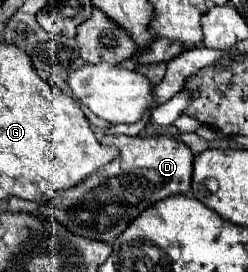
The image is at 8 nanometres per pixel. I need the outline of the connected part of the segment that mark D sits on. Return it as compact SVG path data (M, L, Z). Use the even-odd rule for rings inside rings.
M105 134L99 142L107 146L117 146L121 152L119 158L97 170L91 176L91 186L79 184L65 194L59 194L55 204L41 206L39 214L59 220L63 226L79 236L113 244L115 238L129 226L129 222L145 208L153 206L169 194L189 192L193 152L187 144L169 136Z

